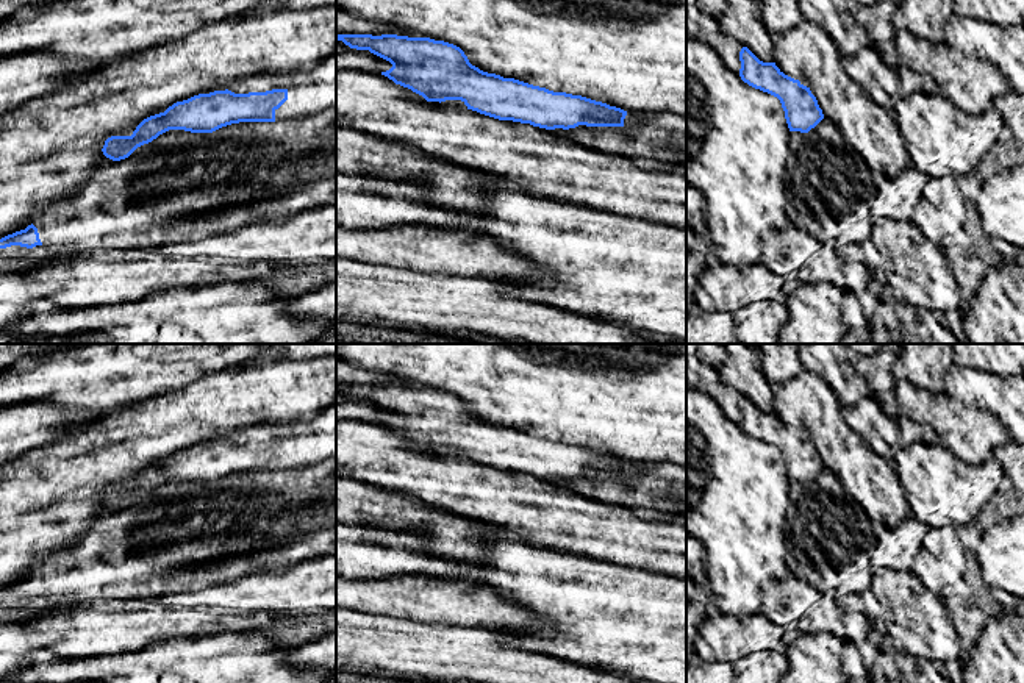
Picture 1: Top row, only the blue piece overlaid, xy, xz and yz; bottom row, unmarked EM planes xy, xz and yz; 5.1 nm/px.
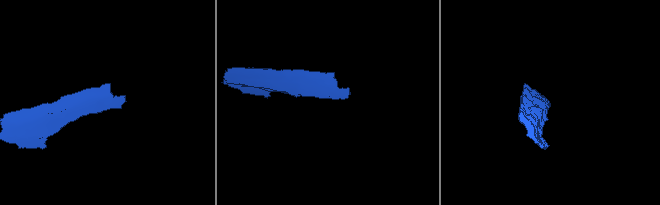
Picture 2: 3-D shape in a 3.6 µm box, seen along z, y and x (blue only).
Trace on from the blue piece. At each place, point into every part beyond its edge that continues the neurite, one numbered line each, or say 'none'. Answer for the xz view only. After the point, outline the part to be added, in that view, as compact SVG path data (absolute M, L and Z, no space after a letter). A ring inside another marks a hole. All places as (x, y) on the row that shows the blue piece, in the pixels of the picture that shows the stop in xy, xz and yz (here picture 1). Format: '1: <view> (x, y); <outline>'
1: xz (632, 119); M627 111L627 116L624 119L624 128L633 130L639 127L639 113Z

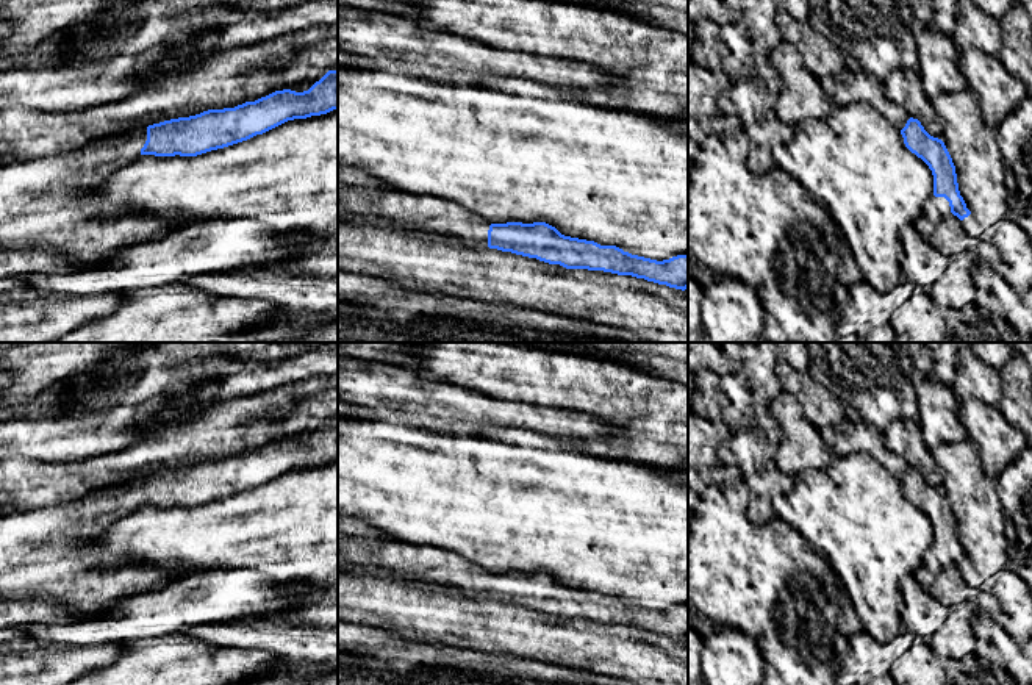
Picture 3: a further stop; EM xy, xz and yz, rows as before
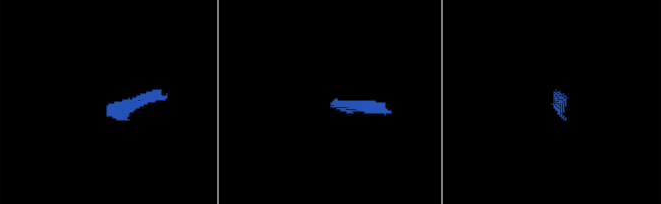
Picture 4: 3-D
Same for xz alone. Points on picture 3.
1: xz (429, 215); M338 186L338 214L380 217L424 235L455 236L474 249L488 247L491 224L468 208L436 195Z

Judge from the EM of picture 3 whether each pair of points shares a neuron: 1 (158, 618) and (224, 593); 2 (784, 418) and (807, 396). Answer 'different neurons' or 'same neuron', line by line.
1: same neuron
2: different neurons

